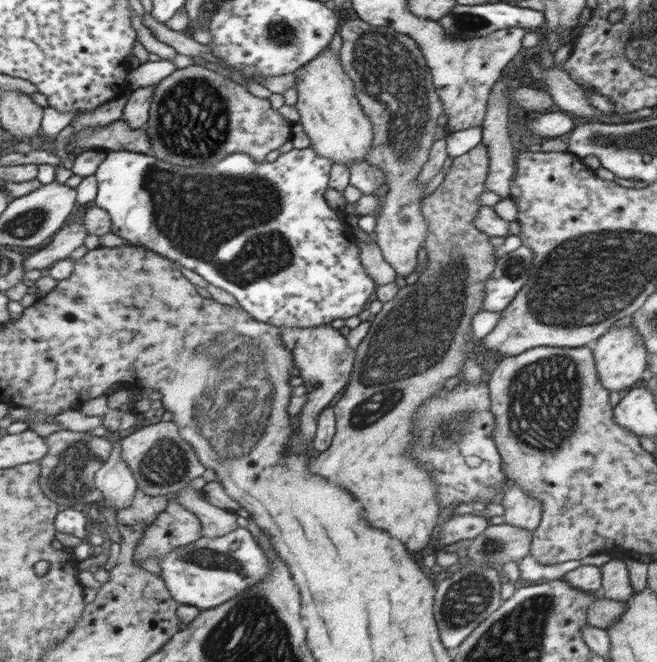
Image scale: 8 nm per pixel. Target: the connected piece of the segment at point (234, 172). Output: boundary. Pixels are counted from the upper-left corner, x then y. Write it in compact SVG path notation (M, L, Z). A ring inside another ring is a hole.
M310 146L301 149L291 149L285 153L279 153L274 162L252 162L249 154L239 152L229 154L229 156L220 160L219 164L207 166L207 168L181 168L181 166L171 166L170 163L159 160L145 153L136 153L135 151L110 151L107 158L101 164L99 171L95 174L99 182L96 204L103 207L111 214L111 230L114 234L127 240L130 246L145 248L155 254L162 255L163 258L170 258L179 266L193 270L199 274L211 286L217 286L233 296L242 310L245 310L252 320L264 322L276 327L303 327L313 326L331 326L331 322L339 322L339 319L355 318L358 314L363 314L363 310L368 310L371 302L379 300L387 302L400 288L397 284L375 284L373 278L367 276L365 268L361 266L359 260L359 248L357 248L355 237L352 235L352 229L348 226L345 214L341 209L329 208L323 200L323 192L327 188L327 176L330 176L329 168L333 162L329 158L323 158Z

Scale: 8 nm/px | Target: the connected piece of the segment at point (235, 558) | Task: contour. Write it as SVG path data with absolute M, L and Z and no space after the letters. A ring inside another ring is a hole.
M236 528L221 538L199 538L187 546L177 546L167 556L158 560L161 569L160 579L165 584L170 596L178 604L196 606L199 609L210 609L225 601L231 600L241 590L261 582L271 574L271 558L263 552L246 528Z

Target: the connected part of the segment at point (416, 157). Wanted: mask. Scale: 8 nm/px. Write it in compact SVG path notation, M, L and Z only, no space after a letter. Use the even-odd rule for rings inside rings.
M361 19L345 21L339 28L339 35L342 41L339 58L343 58L343 66L347 66L351 82L355 82L354 95L359 94L358 102L363 102L362 110L367 110L367 118L371 126L375 126L375 146L371 146L365 163L379 168L384 173L383 183L388 186L379 214L375 217L374 242L395 274L407 279L406 275L411 275L417 266L417 250L427 229L426 216L422 214L421 206L425 199L422 190L425 184L417 178L429 161L430 149L436 138L433 122L441 114L442 104L434 90L433 80L429 78L430 70L425 66L426 60L423 60L418 44L409 35L395 32L390 27L370 26Z

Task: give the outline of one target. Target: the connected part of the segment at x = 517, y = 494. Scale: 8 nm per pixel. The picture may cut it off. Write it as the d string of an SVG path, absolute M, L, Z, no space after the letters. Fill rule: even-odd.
M514 483L504 490L500 504L503 506L504 524L521 528L527 533L532 533L541 524L542 503Z

